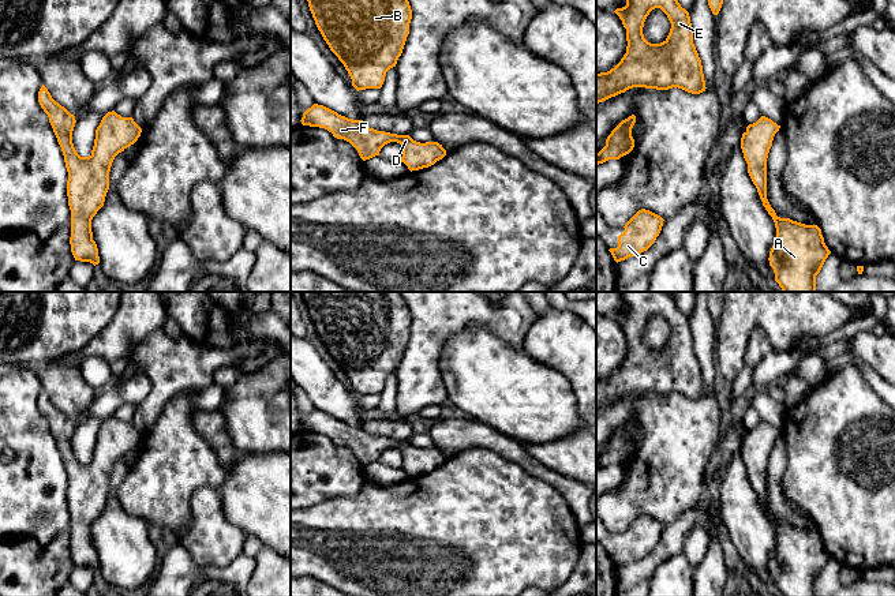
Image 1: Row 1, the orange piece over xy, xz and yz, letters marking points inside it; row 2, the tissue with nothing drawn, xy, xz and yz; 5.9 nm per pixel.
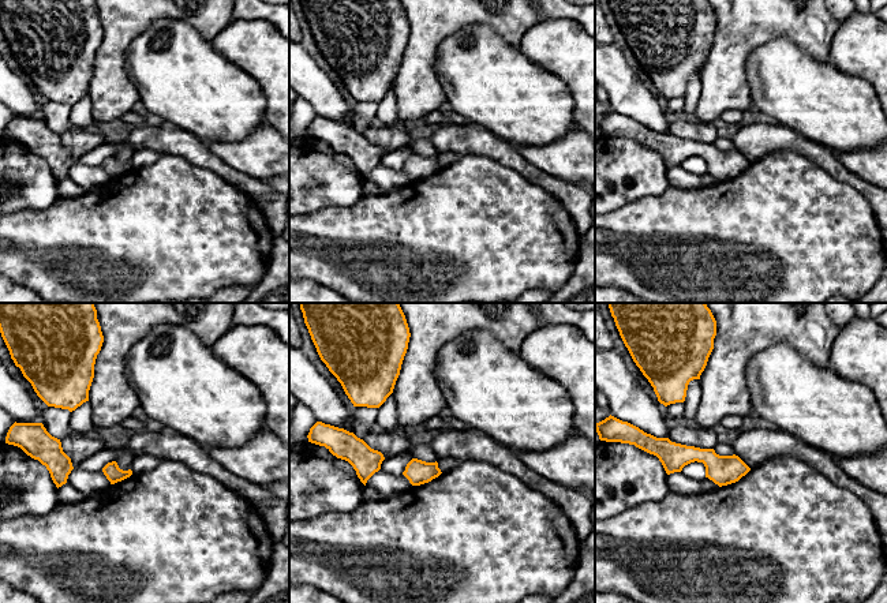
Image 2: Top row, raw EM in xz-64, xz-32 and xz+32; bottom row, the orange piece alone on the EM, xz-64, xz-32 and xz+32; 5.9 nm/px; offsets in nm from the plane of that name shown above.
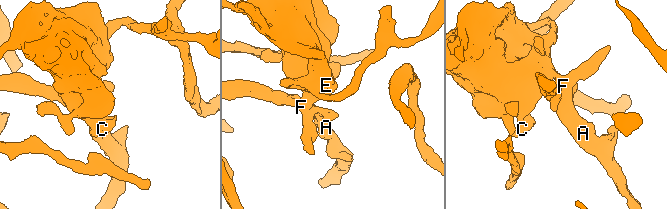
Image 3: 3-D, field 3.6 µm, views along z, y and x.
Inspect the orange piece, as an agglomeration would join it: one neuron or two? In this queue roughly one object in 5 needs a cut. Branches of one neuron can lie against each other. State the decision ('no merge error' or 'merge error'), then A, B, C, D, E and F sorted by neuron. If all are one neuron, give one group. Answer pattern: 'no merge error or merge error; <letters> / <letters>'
no merge error; A B C D E F

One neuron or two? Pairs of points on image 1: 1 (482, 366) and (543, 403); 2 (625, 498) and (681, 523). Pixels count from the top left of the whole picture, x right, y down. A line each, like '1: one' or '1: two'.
1: one
2: two

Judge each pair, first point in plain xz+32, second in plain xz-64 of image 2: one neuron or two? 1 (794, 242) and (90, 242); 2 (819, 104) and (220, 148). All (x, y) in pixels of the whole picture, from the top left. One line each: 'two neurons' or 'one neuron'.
1: one neuron
2: two neurons

